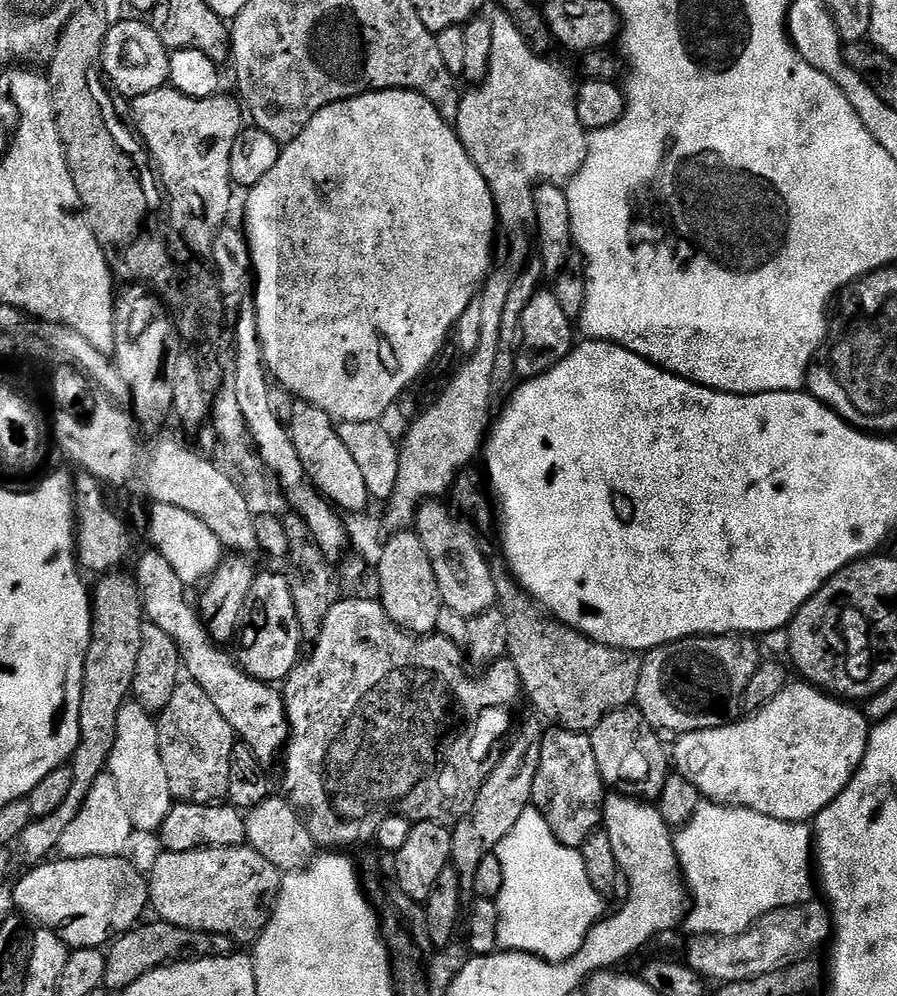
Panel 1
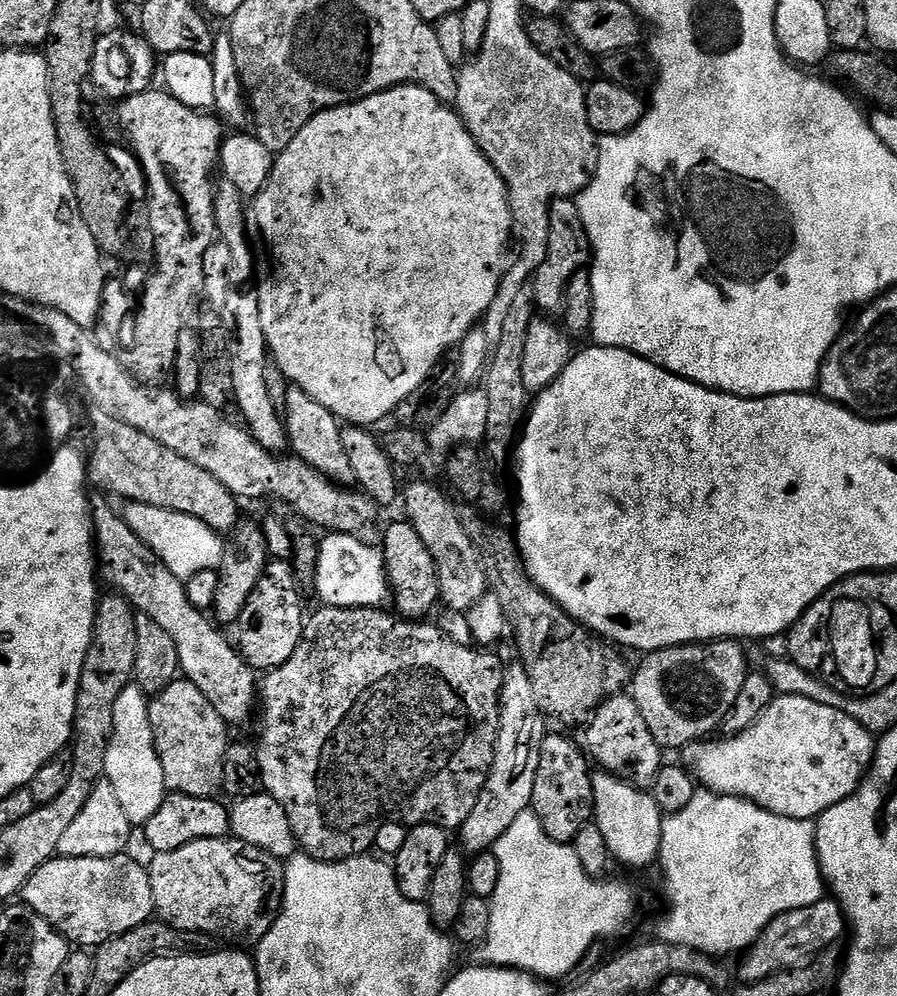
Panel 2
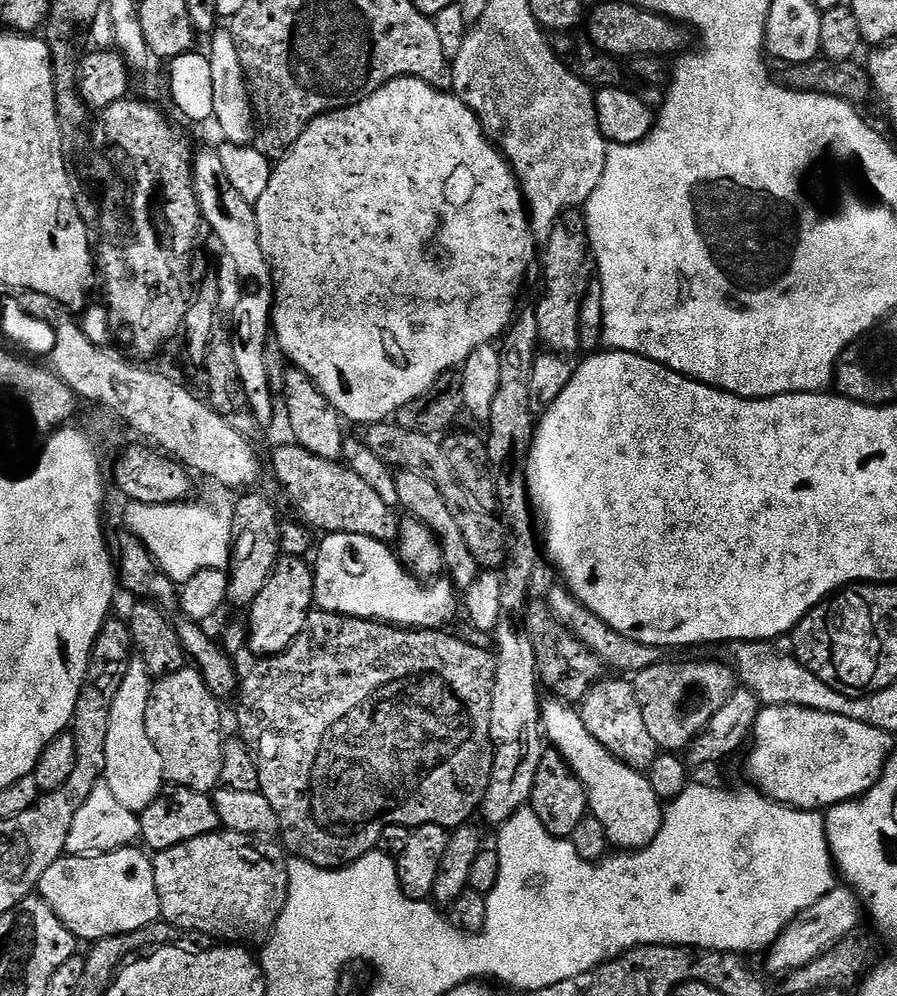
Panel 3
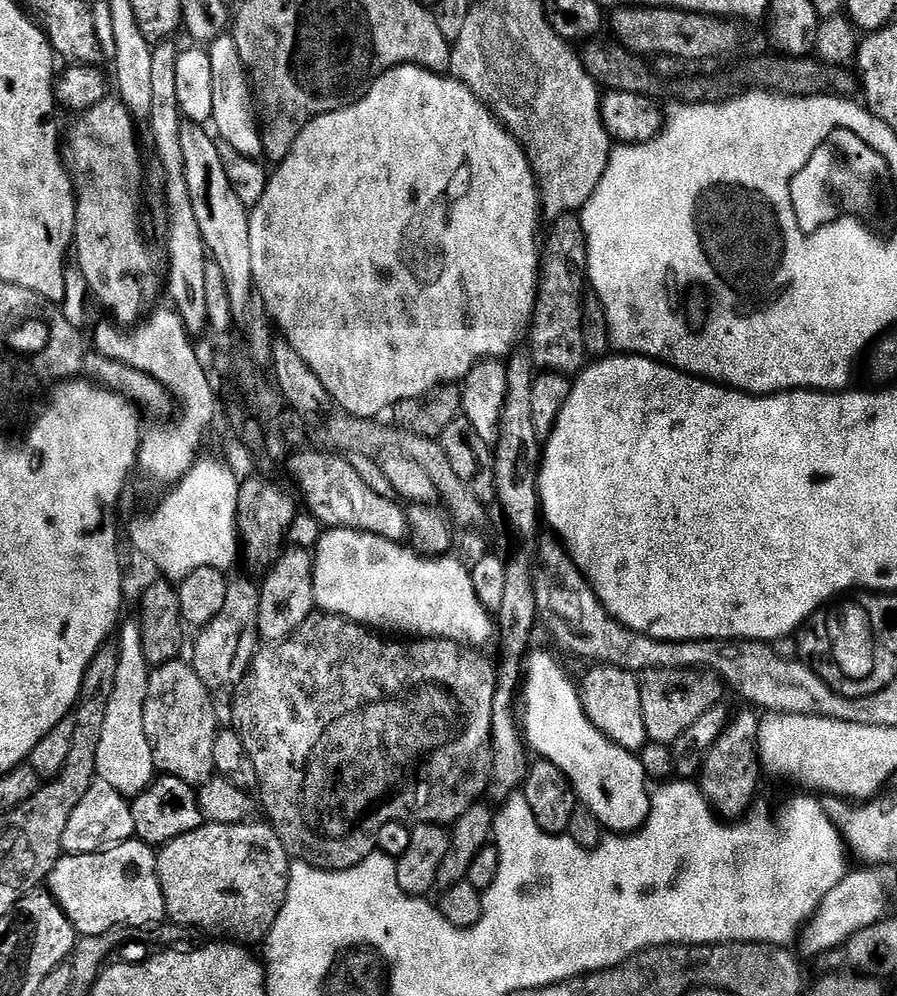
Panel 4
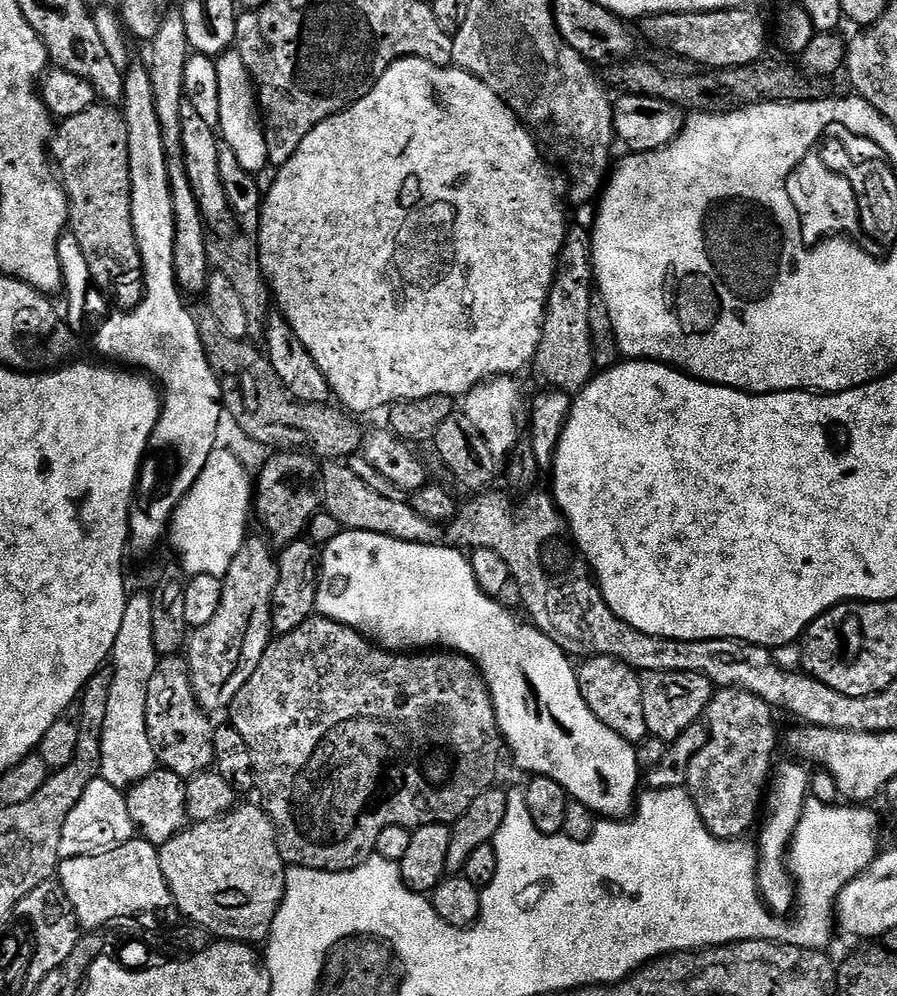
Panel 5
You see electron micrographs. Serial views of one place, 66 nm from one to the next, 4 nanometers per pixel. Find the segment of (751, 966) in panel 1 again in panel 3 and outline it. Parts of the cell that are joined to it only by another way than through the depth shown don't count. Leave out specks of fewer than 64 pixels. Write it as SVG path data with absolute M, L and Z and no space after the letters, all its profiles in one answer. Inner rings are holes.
M833 886L829 892L814 906L802 910L786 926L780 937L767 949L768 968L772 972L787 974L806 966L814 958L826 954L835 944L842 942L842 938L853 935L860 924L862 917L862 905L856 893L847 886Z

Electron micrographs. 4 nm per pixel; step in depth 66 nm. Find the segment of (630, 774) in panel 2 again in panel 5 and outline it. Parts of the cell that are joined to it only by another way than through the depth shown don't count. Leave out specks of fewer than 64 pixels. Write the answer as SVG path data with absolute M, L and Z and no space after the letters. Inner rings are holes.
M590 656L581 664L584 665L579 665L578 675L582 698L586 698L586 706L594 710L598 722L606 722L614 734L626 738L634 746L647 740L646 710L642 710L642 686L637 672L626 666L626 662L609 656Z

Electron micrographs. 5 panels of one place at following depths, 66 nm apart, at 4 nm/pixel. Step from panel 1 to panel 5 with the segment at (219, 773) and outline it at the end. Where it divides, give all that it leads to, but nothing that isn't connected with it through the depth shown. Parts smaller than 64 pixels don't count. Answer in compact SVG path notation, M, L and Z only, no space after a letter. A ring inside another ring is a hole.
M183 655L165 656L149 682L145 710L146 730L150 746L156 755L156 763L168 768L174 774L191 778L200 772L207 772L214 764L214 742L209 713L200 707L192 689L192 679L188 677L188 661Z

